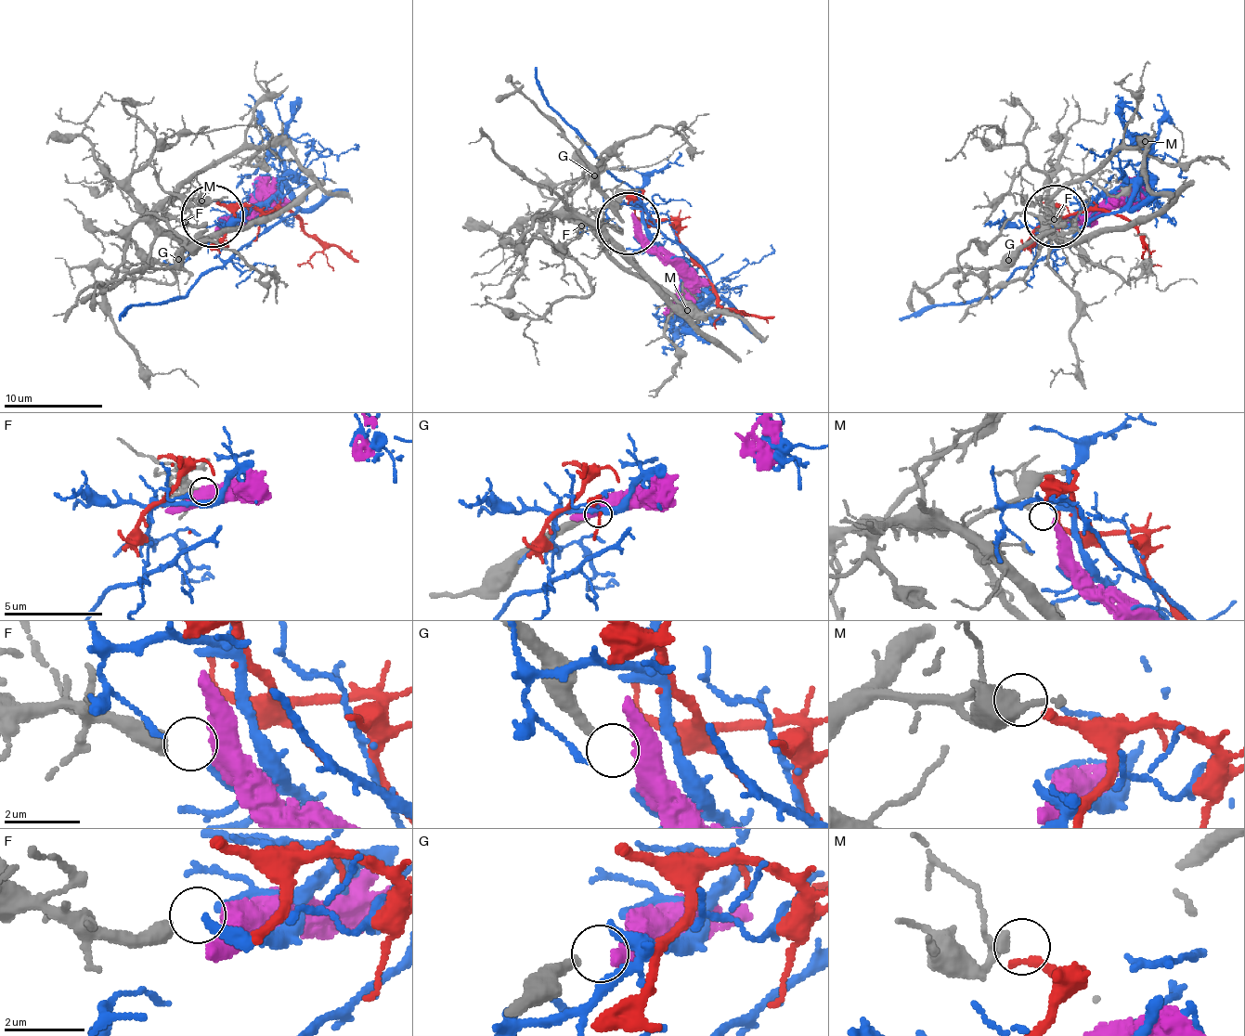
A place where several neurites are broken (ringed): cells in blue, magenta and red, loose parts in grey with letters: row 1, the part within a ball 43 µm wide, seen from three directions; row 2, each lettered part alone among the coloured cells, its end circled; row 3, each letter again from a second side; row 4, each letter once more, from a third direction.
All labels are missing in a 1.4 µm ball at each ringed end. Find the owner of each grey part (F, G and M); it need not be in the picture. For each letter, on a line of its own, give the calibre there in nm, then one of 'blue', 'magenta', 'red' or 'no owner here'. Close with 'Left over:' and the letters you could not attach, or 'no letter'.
F: calibre 440 nm; blue
G: calibre 280 nm; no owner here
M: calibre 200 nm; red
Left over: G

